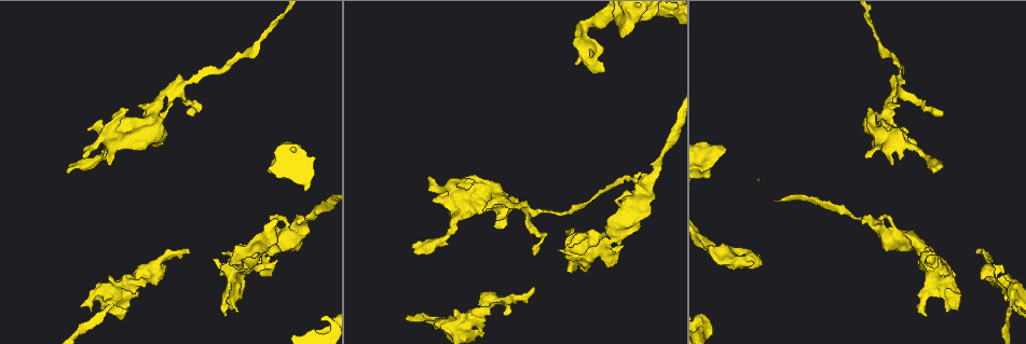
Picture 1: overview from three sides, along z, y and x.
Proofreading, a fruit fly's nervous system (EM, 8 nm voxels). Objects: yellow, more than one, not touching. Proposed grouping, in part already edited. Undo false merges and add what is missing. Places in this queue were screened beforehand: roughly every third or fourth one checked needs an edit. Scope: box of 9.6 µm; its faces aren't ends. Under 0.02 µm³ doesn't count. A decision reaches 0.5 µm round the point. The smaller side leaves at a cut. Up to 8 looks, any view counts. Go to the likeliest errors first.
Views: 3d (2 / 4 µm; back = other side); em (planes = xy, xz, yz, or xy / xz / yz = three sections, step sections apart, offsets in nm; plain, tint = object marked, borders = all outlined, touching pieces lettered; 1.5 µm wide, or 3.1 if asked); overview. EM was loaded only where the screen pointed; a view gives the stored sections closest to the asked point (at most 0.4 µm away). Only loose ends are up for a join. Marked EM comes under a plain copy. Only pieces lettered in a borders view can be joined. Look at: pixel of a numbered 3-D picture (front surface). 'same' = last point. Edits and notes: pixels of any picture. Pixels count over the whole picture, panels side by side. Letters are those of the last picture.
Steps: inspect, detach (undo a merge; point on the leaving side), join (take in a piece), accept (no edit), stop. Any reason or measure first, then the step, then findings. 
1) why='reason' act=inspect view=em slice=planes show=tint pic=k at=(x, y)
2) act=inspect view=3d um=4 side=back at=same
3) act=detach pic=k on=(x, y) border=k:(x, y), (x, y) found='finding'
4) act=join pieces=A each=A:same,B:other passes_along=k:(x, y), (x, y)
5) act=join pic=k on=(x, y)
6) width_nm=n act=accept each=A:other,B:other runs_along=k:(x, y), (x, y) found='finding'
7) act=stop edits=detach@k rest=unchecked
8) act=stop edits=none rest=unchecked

why='branch stops here' act=inspect view=em slice=planes show=borders pic=1 at=(413, 247)

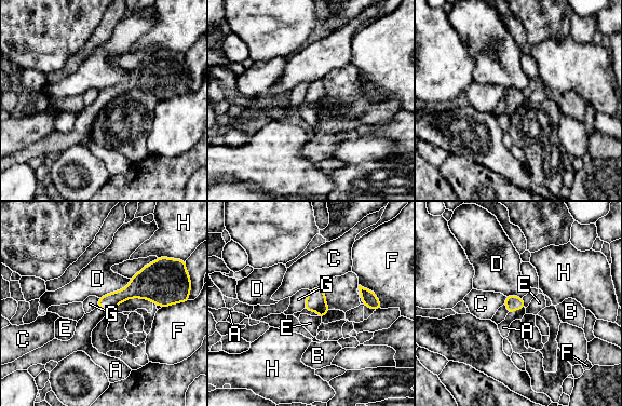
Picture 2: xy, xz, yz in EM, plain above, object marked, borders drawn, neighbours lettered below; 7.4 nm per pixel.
act=join pieces=A each=A:same,B:other,C:other,D:other,E:other,F:other,G:other,H:other passes_along=2:(513, 302), (516, 308), (503, 327) found='it goes on there'

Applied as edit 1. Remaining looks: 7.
why='see it whole again' act=inspect view=overview

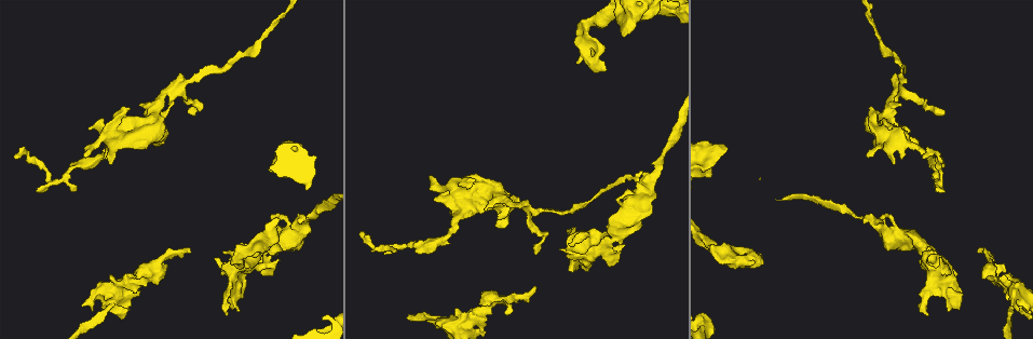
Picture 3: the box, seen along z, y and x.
act=inspect view=3d um=2 side=back pic=3 at=(236, 257)

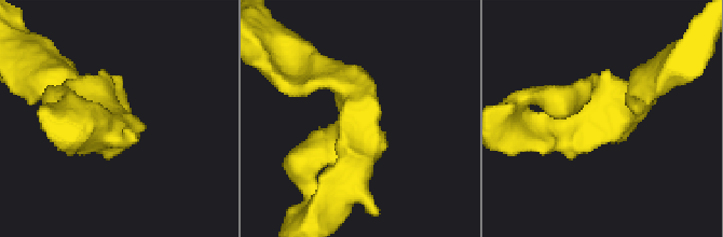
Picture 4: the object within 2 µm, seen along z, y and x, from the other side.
why='now the EM' act=inspect view=em slice=planes show=borders pic=4 at=(112, 124)

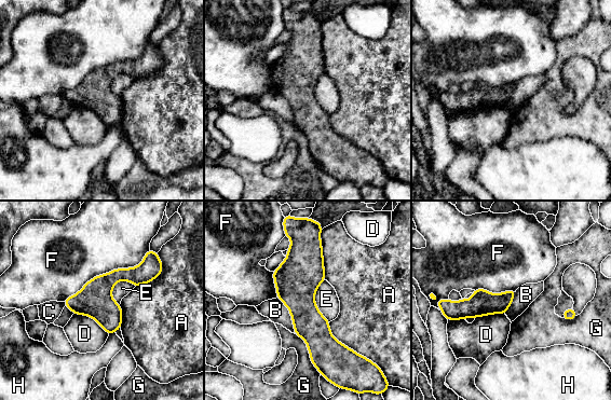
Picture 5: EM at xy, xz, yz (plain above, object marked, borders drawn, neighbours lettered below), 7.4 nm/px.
width_nm=260 act=accept each=A:other,B:other,C:other,D:other,E:other,F:other,G:other,H:other runs_along=5:(302, 239), (302, 308), (324, 367) found='one neuron here'

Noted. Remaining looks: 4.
why='free end' act=inspect view=3d um=2 side=back pic=3 at=(1012, 303)

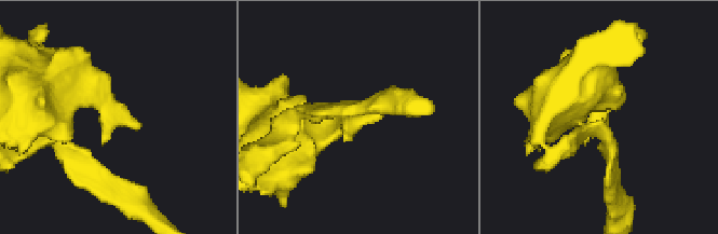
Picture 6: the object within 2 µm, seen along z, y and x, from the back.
why='need the tissue' act=inspect view=em slice=planes show=tint pic=6 at=(137, 126)

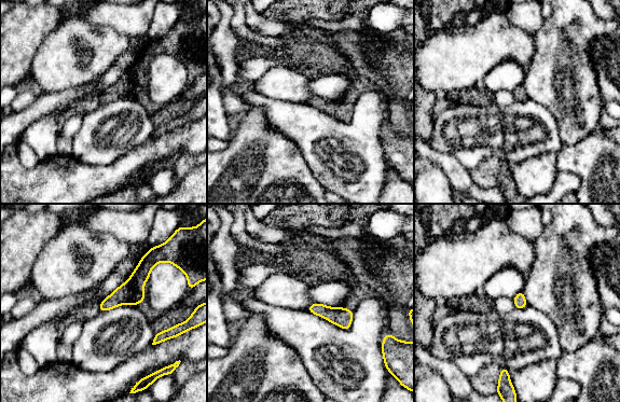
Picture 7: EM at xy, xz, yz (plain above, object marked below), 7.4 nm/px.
why='see the neighbours' act=inspect view=em slice=planes show=borders at=same

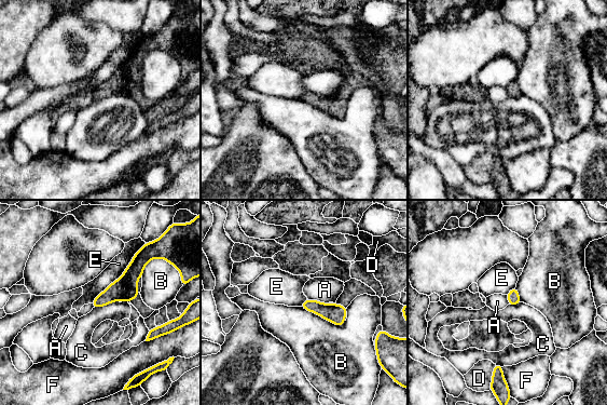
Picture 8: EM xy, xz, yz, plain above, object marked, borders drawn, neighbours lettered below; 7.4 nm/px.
act=accept each=A:other,B:other,C:other,D:other,E:other,F:other border=8:(307, 298), (326, 304) found='no lettered piece goes on from it'

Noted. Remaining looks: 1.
act=stop edits=join@2 rest=unchecked

